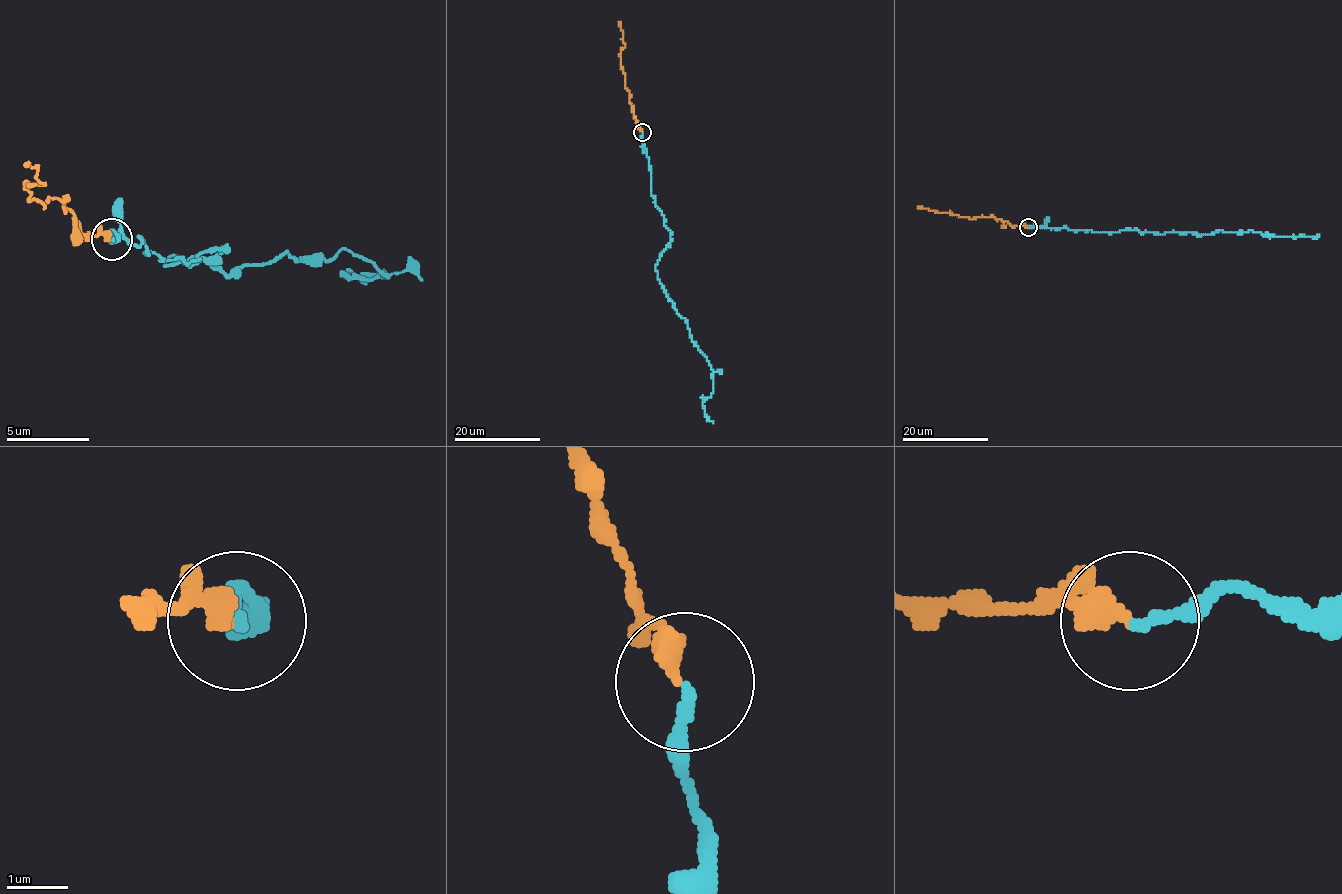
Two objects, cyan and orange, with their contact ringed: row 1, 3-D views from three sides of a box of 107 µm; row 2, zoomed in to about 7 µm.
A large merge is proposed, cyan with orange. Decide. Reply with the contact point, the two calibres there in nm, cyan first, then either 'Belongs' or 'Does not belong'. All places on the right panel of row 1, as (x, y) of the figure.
Place: (1028, 227). Thickness 190 nm (cyan) against 360 nm. Belongs

